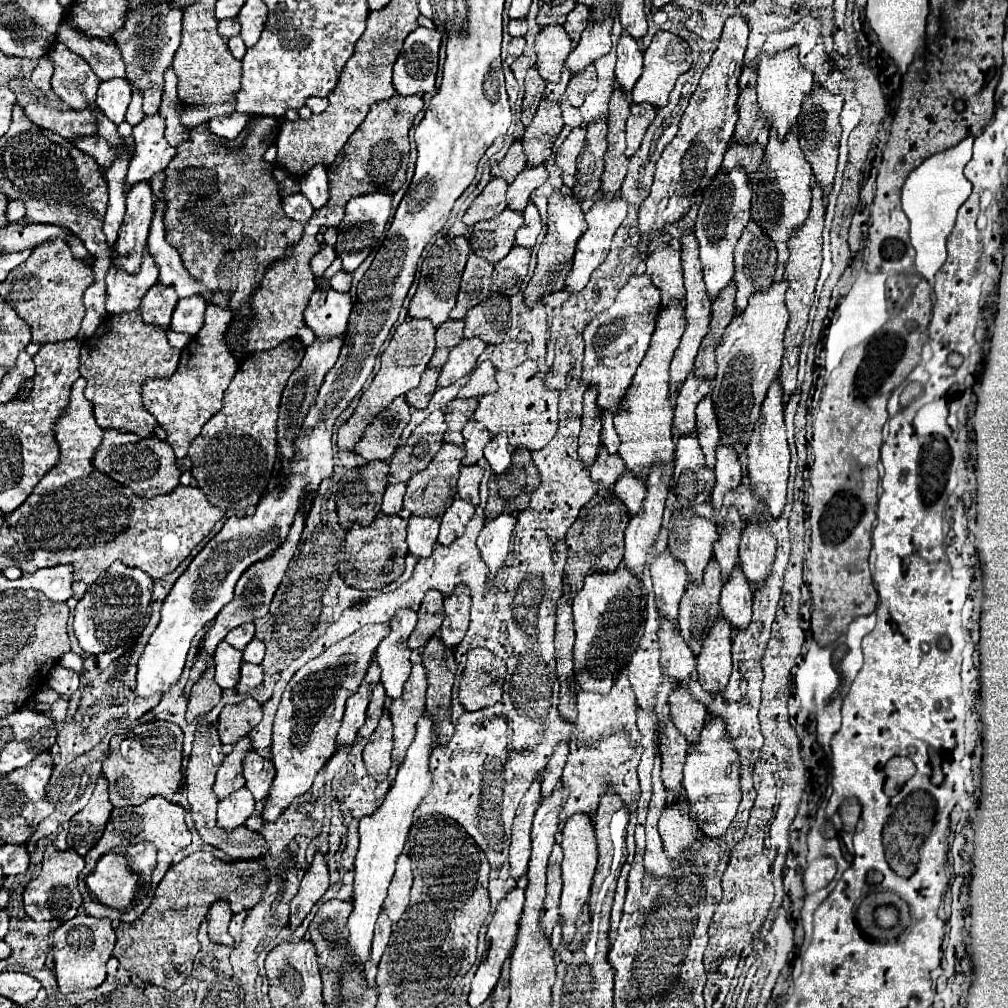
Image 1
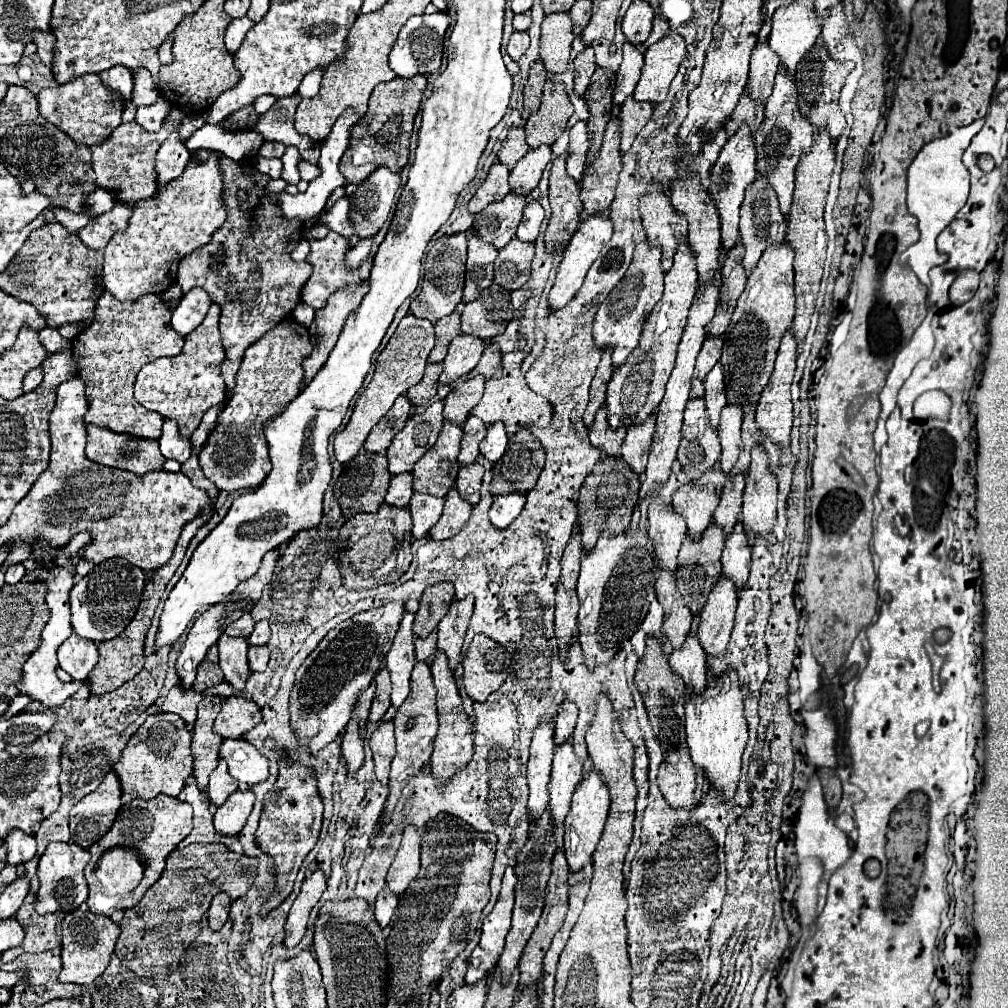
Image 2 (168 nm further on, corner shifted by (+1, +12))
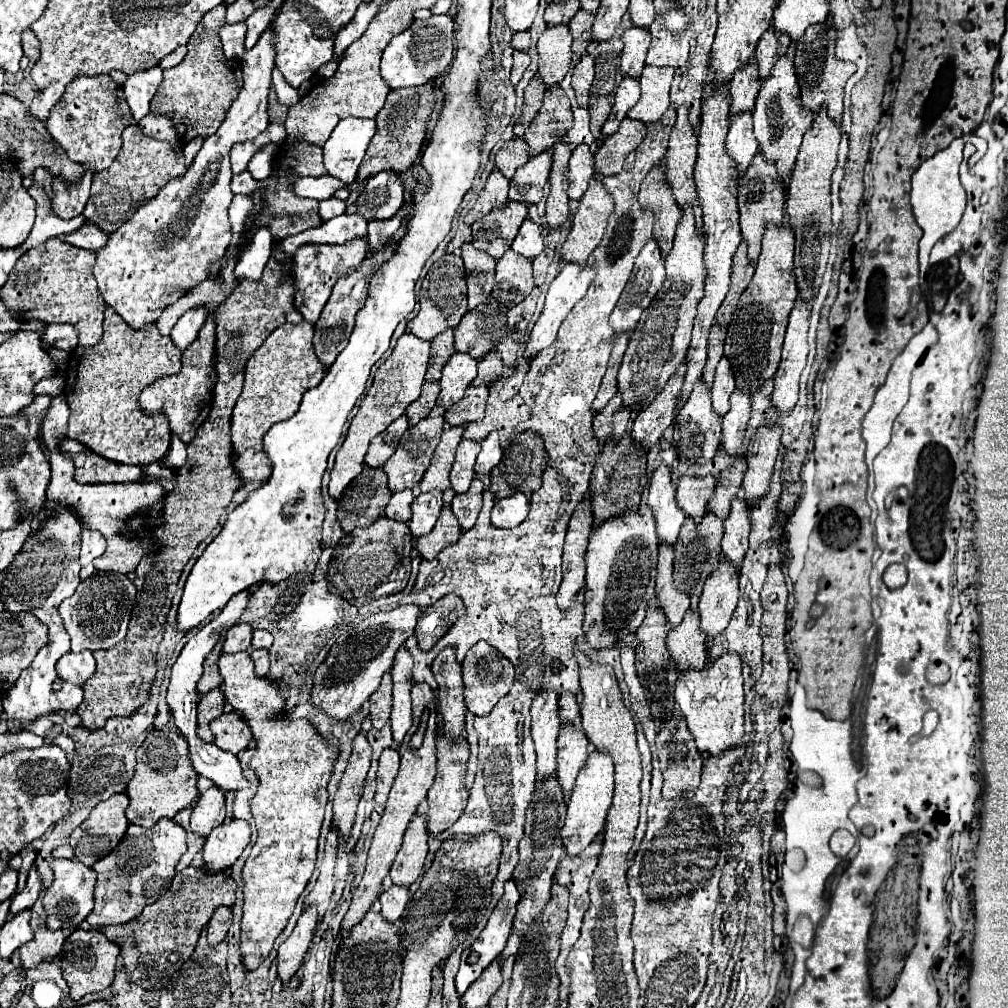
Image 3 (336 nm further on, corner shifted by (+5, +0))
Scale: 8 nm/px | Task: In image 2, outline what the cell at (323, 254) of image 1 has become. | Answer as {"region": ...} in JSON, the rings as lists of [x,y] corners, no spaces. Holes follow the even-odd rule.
{"region":[[[329,231],[323,239],[309,239],[309,245],[311,245],[311,253],[307,257],[307,263],[313,267],[313,273],[301,289],[301,301],[315,309],[321,309],[333,291],[341,289],[343,285],[359,283],[361,277],[359,277],[359,269],[351,269],[345,265],[345,253],[351,249],[351,245],[339,233]]]}

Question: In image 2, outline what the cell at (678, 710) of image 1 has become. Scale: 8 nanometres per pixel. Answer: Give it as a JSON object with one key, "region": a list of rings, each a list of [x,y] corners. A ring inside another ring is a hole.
{"region":[[[689,633],[685,645],[669,653],[669,663],[677,675],[683,677],[689,691],[703,691],[707,683],[707,659],[697,635]]]}

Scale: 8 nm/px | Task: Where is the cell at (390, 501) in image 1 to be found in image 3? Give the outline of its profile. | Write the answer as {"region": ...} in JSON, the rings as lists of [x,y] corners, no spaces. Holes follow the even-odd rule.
{"region":[[[403,489],[399,493],[393,493],[389,505],[385,507],[385,515],[389,519],[395,519],[395,521],[409,521],[413,499],[415,499],[415,495],[413,495],[411,489]]]}

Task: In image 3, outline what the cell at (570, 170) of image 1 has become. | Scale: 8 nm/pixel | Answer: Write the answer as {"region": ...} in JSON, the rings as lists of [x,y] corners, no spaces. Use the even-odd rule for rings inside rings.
{"region":[[[577,145],[573,149],[573,155],[569,159],[569,199],[579,199],[587,187],[589,187],[589,179],[595,173],[595,165],[593,165],[593,155],[589,151],[587,145]]]}

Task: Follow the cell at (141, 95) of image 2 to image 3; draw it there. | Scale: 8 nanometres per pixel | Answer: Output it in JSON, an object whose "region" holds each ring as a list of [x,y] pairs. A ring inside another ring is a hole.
{"region":[[[149,111],[137,125],[141,127],[141,131],[143,131],[145,135],[155,137],[155,139],[161,139],[161,141],[167,141],[167,143],[171,143],[171,147],[173,147],[175,153],[181,153],[179,135],[177,135],[173,123],[171,123],[165,115]]]}

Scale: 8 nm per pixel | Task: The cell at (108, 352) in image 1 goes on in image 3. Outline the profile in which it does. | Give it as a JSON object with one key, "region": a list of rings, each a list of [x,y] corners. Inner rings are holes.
{"region":[[[107,305],[101,341],[87,349],[77,345],[69,359],[67,383],[63,389],[71,407],[67,437],[81,441],[91,451],[111,461],[131,465],[159,461],[169,449],[171,429],[165,417],[143,415],[137,399],[145,385],[157,377],[179,373],[179,369],[181,351],[173,345],[171,337],[163,337],[155,325],[133,329]]]}

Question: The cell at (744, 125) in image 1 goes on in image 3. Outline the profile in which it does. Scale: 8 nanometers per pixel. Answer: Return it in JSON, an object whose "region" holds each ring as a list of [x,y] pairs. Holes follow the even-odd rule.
{"region":[[[769,29],[761,39],[759,39],[759,45],[755,49],[755,61],[759,65],[759,79],[765,81],[775,63],[789,51],[789,41],[787,37],[779,37],[773,29]]]}

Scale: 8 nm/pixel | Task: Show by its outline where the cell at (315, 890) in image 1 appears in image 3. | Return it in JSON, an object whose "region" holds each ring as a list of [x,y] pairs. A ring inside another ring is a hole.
{"region":[[[307,907],[301,917],[297,919],[297,925],[293,933],[279,945],[277,951],[277,973],[283,983],[289,983],[291,977],[297,973],[297,969],[303,963],[303,957],[309,949],[309,943],[313,939],[313,931],[317,925],[317,907]]]}

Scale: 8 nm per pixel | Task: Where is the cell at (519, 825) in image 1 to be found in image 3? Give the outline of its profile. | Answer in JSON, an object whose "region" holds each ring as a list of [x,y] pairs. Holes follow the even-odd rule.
{"region":[[[539,693],[531,705],[531,735],[537,753],[537,777],[541,781],[555,775],[555,749],[559,735],[559,715],[557,715],[557,695]]]}

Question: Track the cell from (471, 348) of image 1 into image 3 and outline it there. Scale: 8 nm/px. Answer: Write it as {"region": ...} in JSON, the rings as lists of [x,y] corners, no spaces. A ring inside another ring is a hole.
{"region":[[[453,353],[451,359],[443,367],[441,377],[441,393],[437,397],[437,405],[449,407],[457,403],[471,381],[477,377],[477,361],[471,359],[467,353]]]}

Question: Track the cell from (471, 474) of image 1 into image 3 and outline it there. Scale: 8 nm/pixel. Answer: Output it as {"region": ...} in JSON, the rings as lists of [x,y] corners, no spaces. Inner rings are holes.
{"region":[[[473,479],[467,493],[453,497],[451,509],[457,515],[463,529],[471,529],[475,525],[479,509],[481,509],[481,493],[483,493],[483,483],[479,479]]]}

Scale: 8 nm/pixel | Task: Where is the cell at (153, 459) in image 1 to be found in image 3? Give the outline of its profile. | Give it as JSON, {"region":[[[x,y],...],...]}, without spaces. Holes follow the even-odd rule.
{"region":[[[75,439],[63,441],[63,451],[75,459],[75,479],[79,483],[127,483],[143,481],[143,469],[139,465],[125,465],[109,461]]]}

